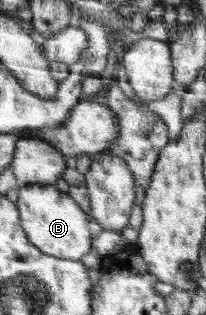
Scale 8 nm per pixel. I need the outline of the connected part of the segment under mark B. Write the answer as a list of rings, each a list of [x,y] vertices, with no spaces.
[[[20,185],[19,191],[17,208],[22,230],[34,246],[56,258],[78,261],[92,250],[93,238],[88,231],[90,218],[76,200],[54,185]]]

